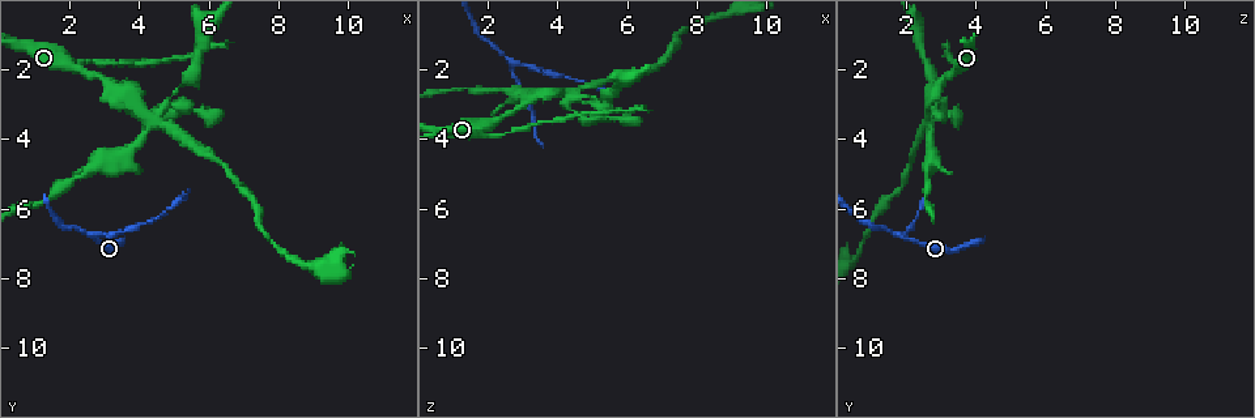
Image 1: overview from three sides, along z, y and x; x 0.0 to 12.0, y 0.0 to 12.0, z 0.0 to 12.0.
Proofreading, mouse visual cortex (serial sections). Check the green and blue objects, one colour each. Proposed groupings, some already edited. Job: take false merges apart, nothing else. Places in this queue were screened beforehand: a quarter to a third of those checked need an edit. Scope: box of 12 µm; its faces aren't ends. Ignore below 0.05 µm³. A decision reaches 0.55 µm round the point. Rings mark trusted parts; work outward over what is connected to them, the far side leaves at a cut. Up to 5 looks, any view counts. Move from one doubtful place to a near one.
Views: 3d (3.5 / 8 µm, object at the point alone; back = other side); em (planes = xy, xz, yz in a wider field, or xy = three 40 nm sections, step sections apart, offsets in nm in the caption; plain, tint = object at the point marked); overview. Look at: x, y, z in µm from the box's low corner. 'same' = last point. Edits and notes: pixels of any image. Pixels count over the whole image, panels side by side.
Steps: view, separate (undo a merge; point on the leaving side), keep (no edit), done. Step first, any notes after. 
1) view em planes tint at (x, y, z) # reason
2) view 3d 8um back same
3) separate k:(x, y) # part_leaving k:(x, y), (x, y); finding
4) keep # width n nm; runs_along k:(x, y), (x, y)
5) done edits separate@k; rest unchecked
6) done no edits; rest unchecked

view 3d 3.5um at (2.2, 1.8, 4.0)

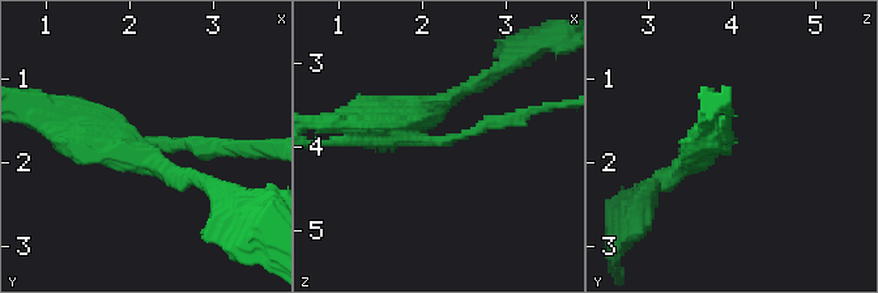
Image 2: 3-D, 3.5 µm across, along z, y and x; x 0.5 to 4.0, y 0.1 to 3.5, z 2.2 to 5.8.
view em xy step 1 tint same # arm_widths 150, 450 nm

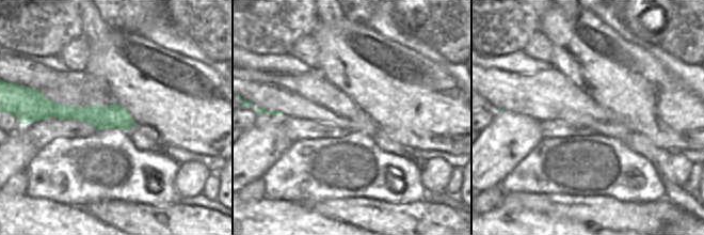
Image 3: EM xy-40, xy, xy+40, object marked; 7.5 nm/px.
keep # runs_along 3:(43, 110), (118, 116), (131, 123); continuous, no second cell

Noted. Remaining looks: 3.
view 3d 8um at (4.4, 3.4, 2.7) # calibre changes

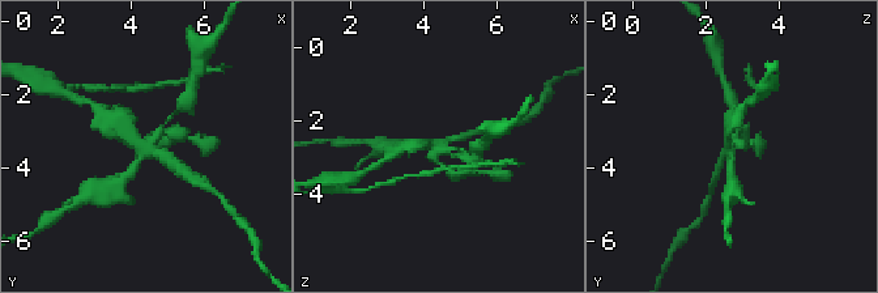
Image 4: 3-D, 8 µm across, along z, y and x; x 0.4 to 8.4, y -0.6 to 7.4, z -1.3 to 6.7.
view 3d 3.5um at (4.5, 3.4, 2.6) # zoom in

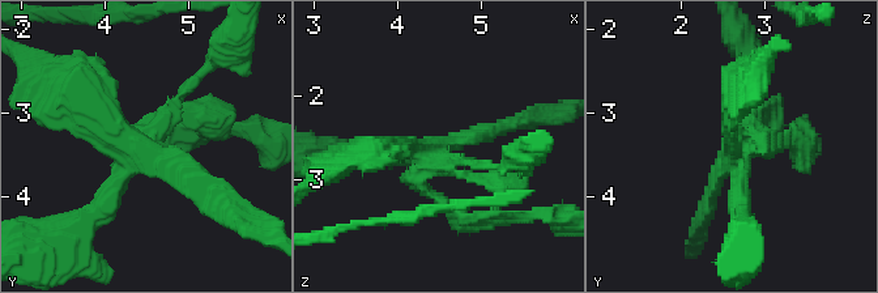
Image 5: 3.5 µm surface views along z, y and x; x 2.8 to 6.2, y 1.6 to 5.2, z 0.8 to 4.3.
view em xy step 5 tint at (4.40, 3.45, 2.60) # need the tissue

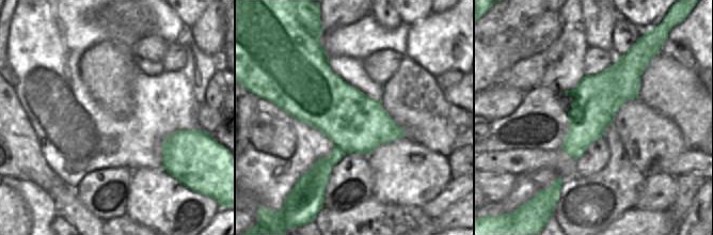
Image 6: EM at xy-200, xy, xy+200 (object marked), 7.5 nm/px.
separate 5:(195, 130) # a second cell is stuck on

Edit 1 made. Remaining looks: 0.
done edits separate@5; rest unchecked

